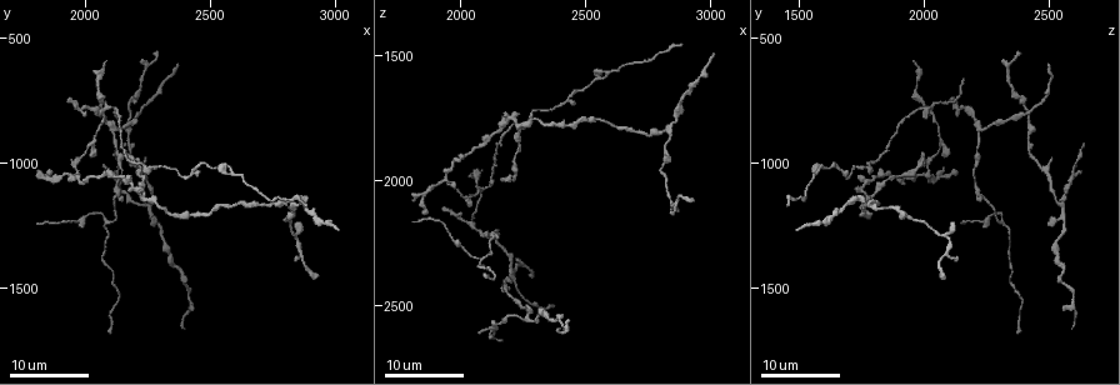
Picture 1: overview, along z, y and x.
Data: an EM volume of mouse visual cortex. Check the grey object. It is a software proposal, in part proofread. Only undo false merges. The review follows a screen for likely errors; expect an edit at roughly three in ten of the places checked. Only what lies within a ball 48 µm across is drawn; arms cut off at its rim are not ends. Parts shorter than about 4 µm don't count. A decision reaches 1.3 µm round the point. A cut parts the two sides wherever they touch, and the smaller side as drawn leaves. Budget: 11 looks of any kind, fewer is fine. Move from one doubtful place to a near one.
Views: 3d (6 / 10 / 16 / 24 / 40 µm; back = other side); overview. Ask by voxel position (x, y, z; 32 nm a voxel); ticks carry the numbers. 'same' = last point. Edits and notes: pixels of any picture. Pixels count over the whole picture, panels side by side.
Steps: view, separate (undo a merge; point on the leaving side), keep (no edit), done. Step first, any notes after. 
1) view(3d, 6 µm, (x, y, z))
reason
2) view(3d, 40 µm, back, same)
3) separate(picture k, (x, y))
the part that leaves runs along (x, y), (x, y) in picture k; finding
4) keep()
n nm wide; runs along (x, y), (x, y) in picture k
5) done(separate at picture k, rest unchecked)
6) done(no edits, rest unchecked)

view(3d, 24 µm, (2120, 870, 2230))

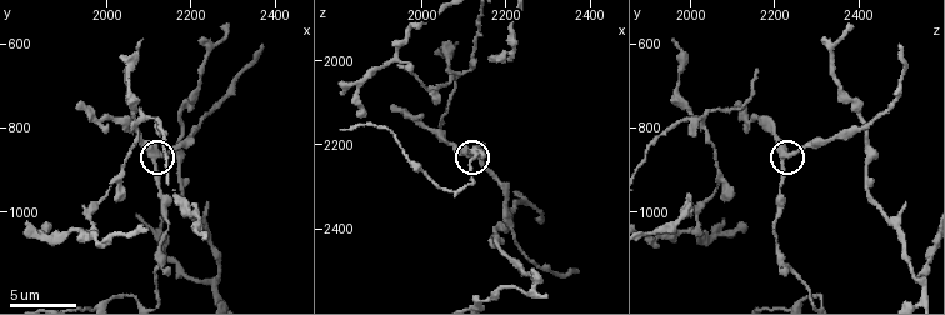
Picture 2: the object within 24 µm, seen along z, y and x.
view(3d, 10 µm, (2125, 865, 2225))

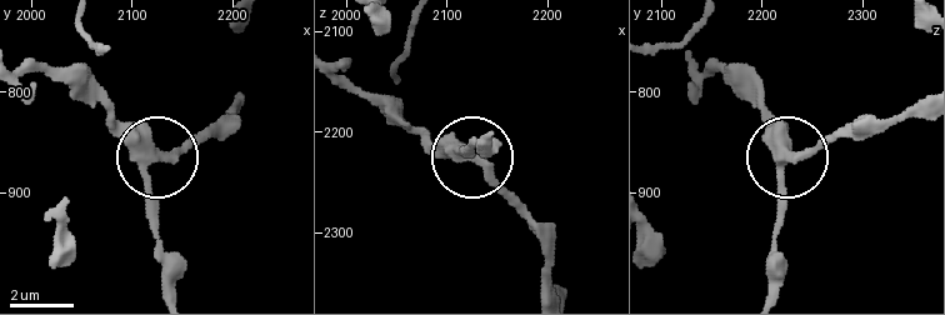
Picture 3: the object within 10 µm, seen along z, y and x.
keep()
3 arms; runs along (105, 49), (84, 41), (78, 74), (154, 154), (156, 256) in picture 3; one neuron here

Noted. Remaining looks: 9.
view(3d, 16 µm, (2205, 800, 2390))
side arm on a straight run

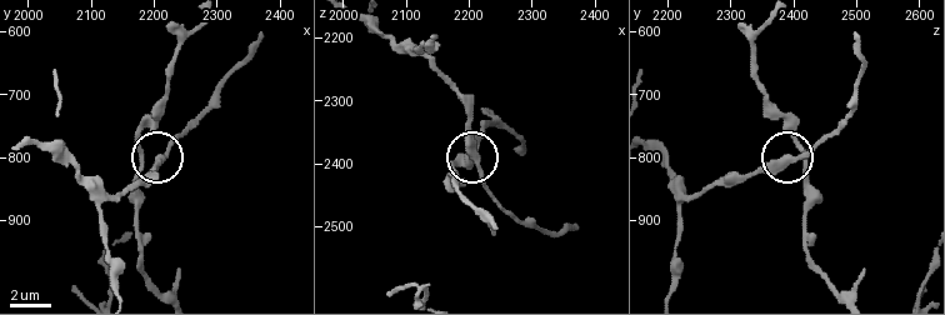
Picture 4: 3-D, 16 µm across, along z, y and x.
keep()
280 nm wide; continuous, no second neuron

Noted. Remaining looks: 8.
view(3d, 6 µm, (2095, 775, 2030))
arms part here

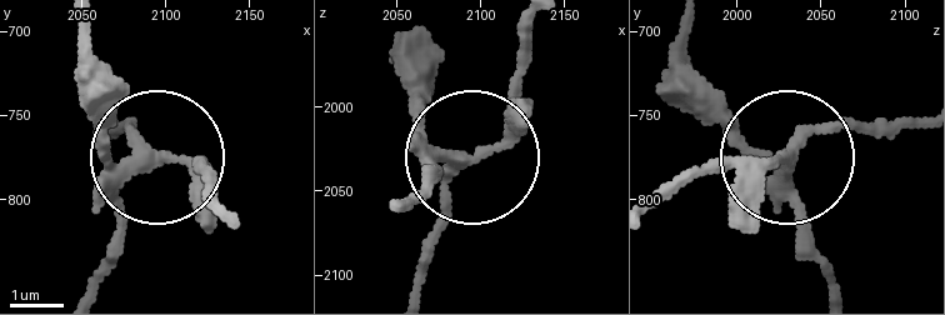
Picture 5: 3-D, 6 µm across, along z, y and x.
separate(picture 5, (189, 173))
3 arms; the part that leaves runs along (116, 178), (188, 164), (205, 195) in picture 5; two neurons meet here

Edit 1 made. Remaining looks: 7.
view(3d, 24 µm, (2240, 1140, 1790))
three arms meet

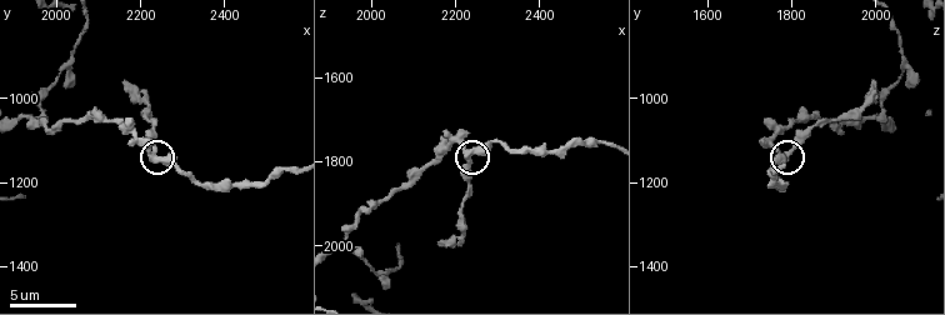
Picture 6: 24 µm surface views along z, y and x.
view(3d, 10 µm, (2235, 1145, 1785))

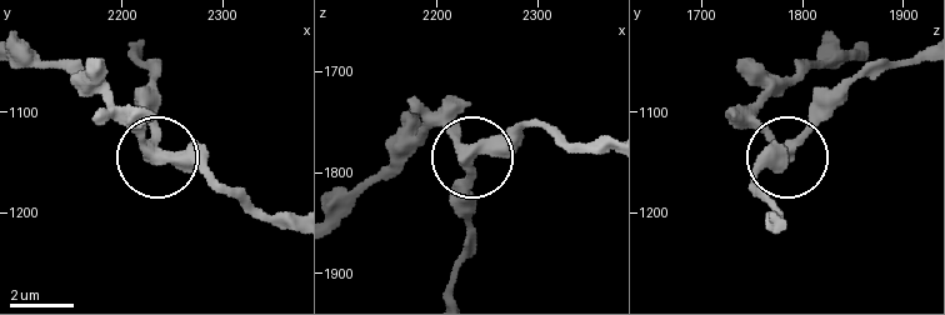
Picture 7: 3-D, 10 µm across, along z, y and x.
view(3d, 6 µm, (2232, 1140, 1784))

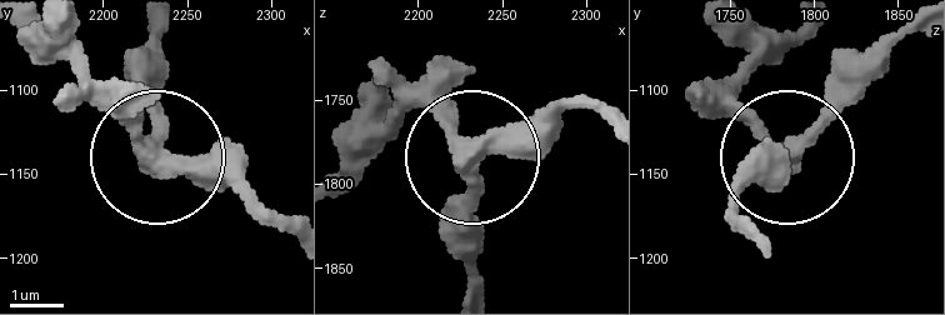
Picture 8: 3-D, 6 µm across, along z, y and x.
keep()
runs along (344, 168), (403, 109), (425, 114), (465, 168), (465, 284) in picture 8; all the same neuron

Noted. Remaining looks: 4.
view(3d, 10 µm, (2130, 1075, 2210))
sudden change in width

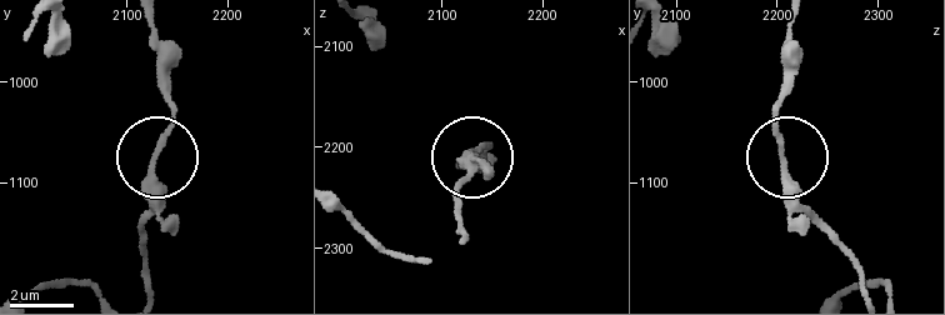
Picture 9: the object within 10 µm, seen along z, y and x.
separate(picture 9, (149, 219))
the part that leaves runs along (151, 179), (143, 233), (151, 289) in picture 9; a second neuron is stuck on

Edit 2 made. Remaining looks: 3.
done(separate at picture 5, separate at picture 9, rest unchecked)

